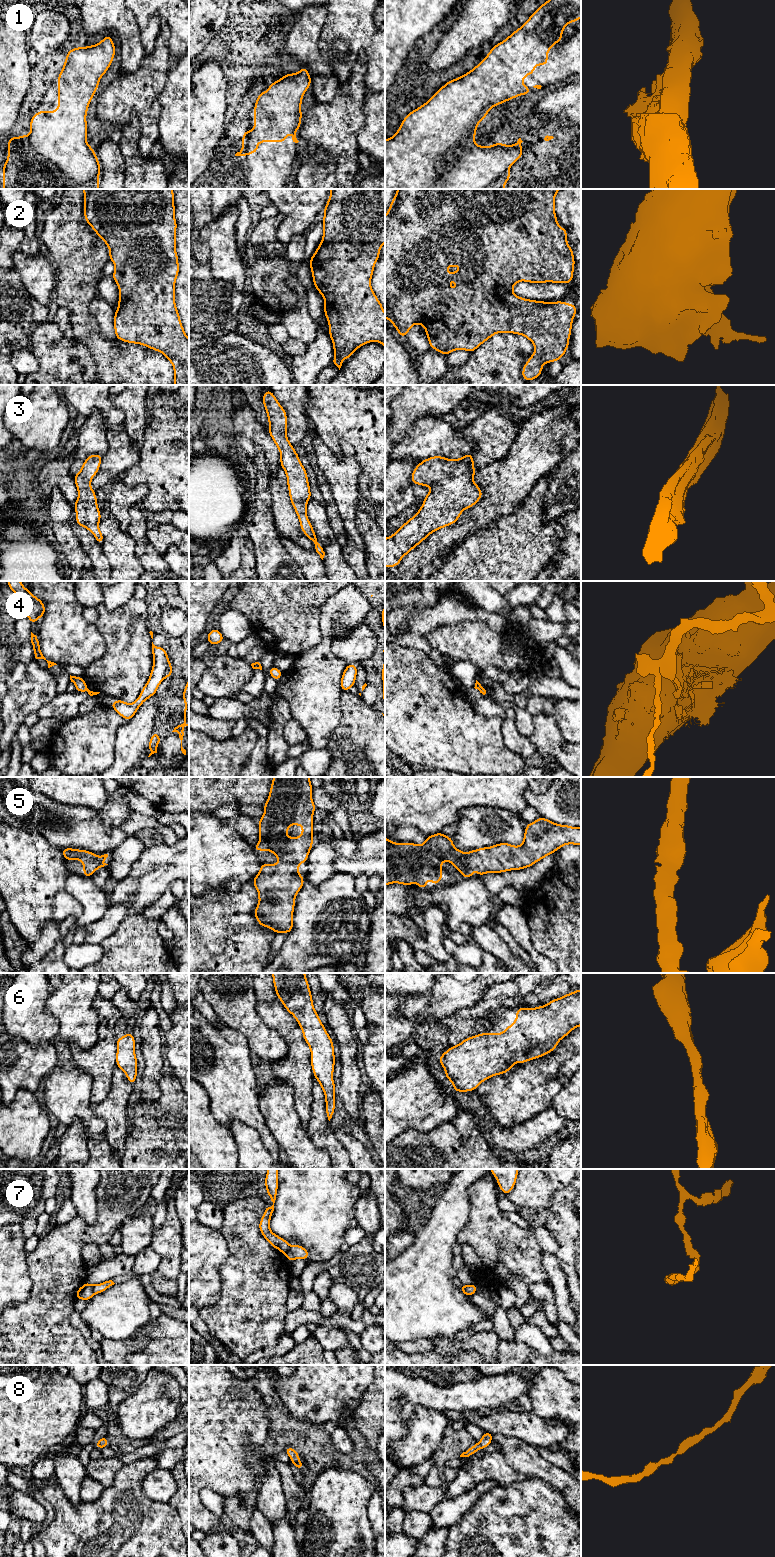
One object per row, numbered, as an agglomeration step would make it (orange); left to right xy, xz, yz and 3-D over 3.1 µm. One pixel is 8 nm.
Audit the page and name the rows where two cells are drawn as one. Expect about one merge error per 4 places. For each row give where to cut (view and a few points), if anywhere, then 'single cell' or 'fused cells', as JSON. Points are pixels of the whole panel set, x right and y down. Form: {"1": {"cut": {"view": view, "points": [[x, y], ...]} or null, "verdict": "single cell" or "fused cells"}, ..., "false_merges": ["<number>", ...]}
{"1": {"cut": null, "verdict": "single cell"}, "2": {"cut": null, "verdict": "single cell"}, "3": {"cut": null, "verdict": "single cell"}, "4": {"cut": null, "verdict": "single cell"}, "5": {"cut": null, "verdict": "single cell"}, "6": {"cut": null, "verdict": "single cell"}, "7": {"cut": null, "verdict": "single cell"}, "8": {"cut": null, "verdict": "single cell"}, "false_merges": []}

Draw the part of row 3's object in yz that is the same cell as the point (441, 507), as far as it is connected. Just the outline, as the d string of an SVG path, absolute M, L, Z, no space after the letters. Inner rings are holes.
M471 452L460 459L432 456L421 461L414 468L411 475L411 482L430 487L431 491L423 497L424 502L418 512L393 535L385 538L385 566L388 569L398 566L401 559L431 533L457 522L465 509L472 508L481 499L483 492L473 481L475 471Z

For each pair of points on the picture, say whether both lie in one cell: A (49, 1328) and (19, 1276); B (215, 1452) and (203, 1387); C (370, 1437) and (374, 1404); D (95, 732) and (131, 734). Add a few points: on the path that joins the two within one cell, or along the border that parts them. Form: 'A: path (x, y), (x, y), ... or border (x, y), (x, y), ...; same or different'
A: border (29, 1271), (32, 1290), (30, 1296), (22, 1303); different
B: path (207, 1436), (203, 1430), (203, 1403); same
C: path (371, 1429), (371, 1420), (374, 1412); same
D: border (127, 721), (117, 730), (113, 756); different

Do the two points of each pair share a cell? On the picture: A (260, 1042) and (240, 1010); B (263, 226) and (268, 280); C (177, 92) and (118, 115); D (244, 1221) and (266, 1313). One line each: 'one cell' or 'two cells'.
A: one cell
B: one cell
C: two cells
D: one cell

